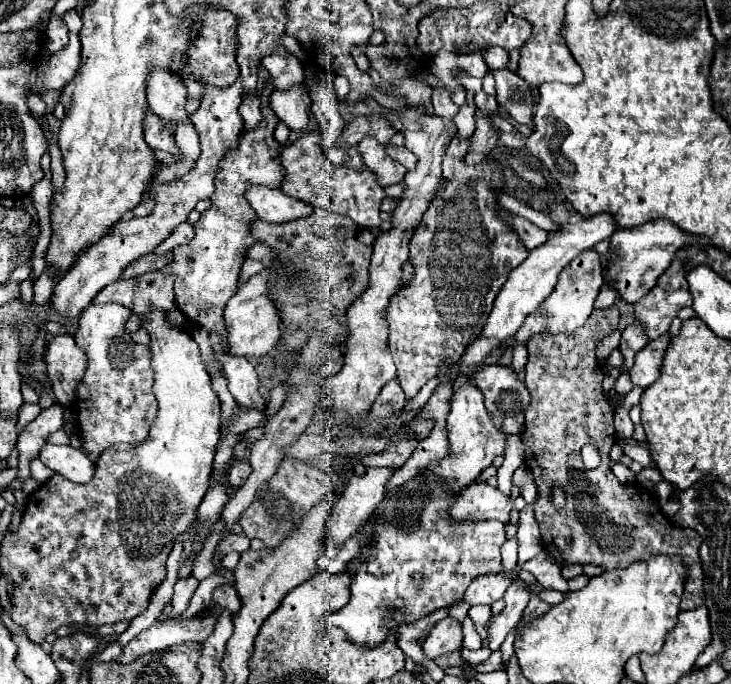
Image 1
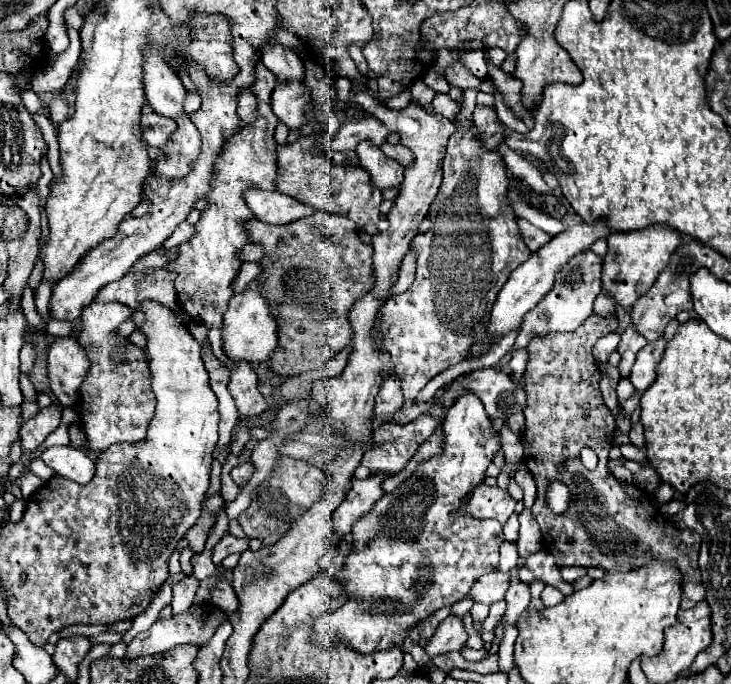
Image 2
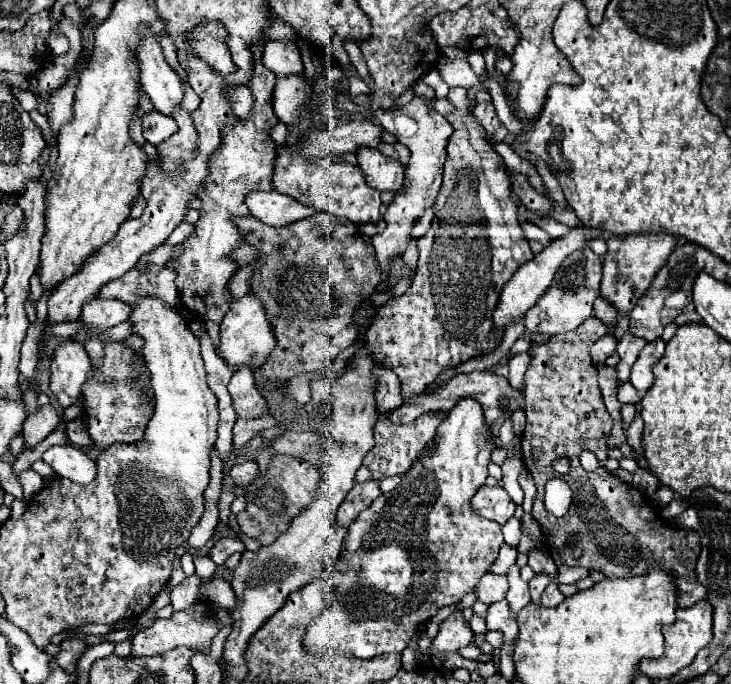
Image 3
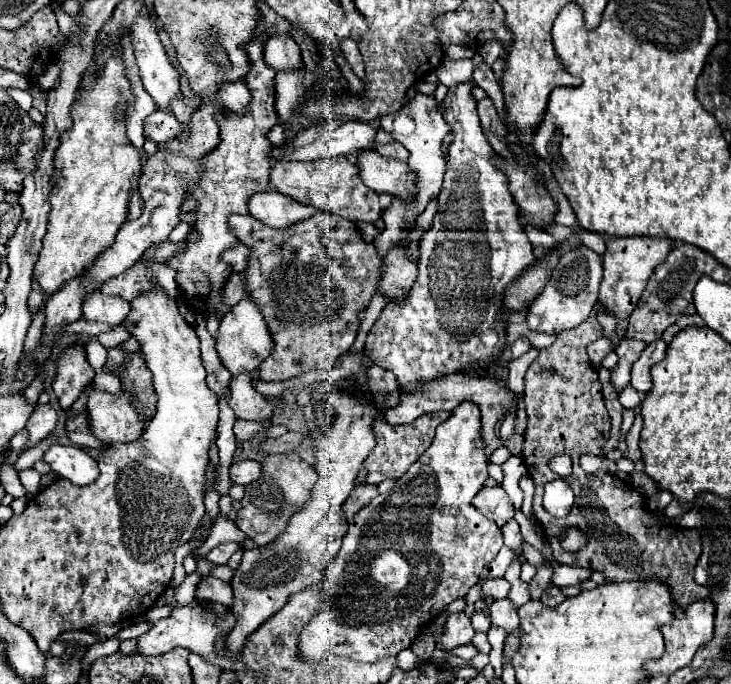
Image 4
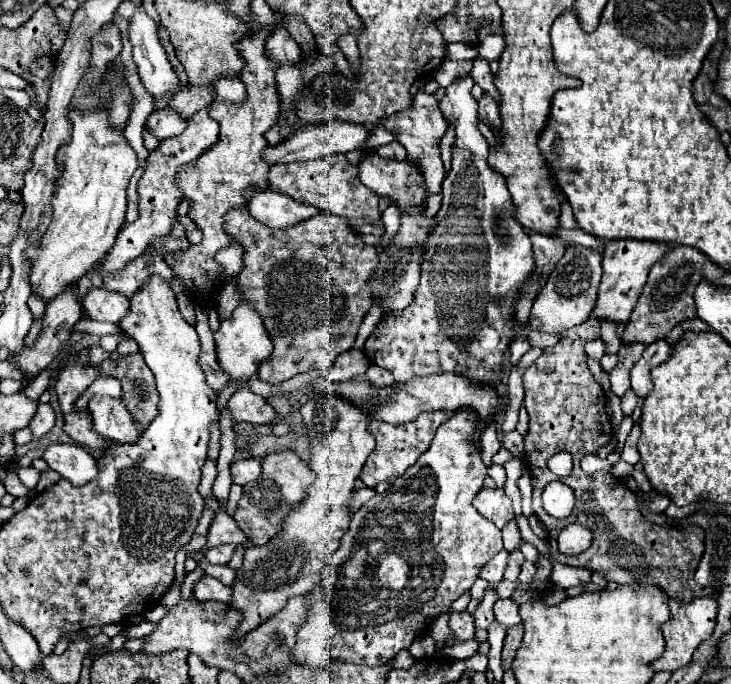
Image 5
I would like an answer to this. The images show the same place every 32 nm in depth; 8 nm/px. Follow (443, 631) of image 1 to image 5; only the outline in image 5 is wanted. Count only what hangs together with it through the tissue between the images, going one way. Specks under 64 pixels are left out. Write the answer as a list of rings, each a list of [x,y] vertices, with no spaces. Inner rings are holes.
[[[450,612],[450,628],[454,632],[454,642],[448,642],[450,644],[456,644],[456,642],[464,642],[464,640],[470,640],[474,636],[474,616],[470,612]]]

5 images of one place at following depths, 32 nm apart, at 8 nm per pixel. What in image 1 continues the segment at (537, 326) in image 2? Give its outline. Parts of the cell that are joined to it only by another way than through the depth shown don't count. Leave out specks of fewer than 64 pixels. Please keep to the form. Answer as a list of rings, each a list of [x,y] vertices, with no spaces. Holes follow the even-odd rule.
[[[576,256],[558,276],[558,282],[552,294],[538,306],[536,312],[526,316],[526,322],[520,326],[516,334],[516,344],[526,344],[534,334],[558,334],[558,332],[574,332],[580,328],[586,318],[594,310],[594,300],[602,288],[602,262],[600,256]]]

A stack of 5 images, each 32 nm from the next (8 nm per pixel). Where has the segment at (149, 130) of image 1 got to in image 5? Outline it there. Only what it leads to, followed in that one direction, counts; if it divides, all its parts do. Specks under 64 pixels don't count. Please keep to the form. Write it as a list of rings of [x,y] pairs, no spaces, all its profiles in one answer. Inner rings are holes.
[[[166,106],[164,110],[158,110],[158,112],[152,112],[148,122],[146,122],[148,130],[152,134],[156,134],[160,140],[164,138],[170,138],[170,136],[178,136],[186,130],[188,122],[170,106]]]

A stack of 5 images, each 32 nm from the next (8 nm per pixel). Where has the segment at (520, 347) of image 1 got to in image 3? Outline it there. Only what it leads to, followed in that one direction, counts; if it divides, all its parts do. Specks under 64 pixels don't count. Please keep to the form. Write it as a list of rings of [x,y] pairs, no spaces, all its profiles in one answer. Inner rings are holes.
[[[518,354],[518,356],[510,358],[510,362],[508,362],[508,366],[510,366],[508,382],[514,390],[522,390],[522,386],[524,386],[522,378],[524,378],[524,372],[526,372],[528,364],[530,364],[530,354]]]

